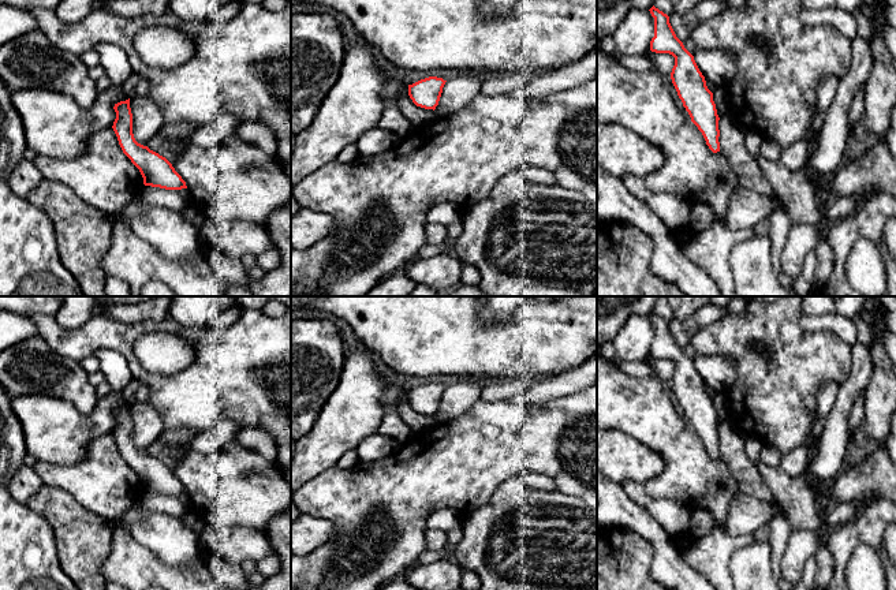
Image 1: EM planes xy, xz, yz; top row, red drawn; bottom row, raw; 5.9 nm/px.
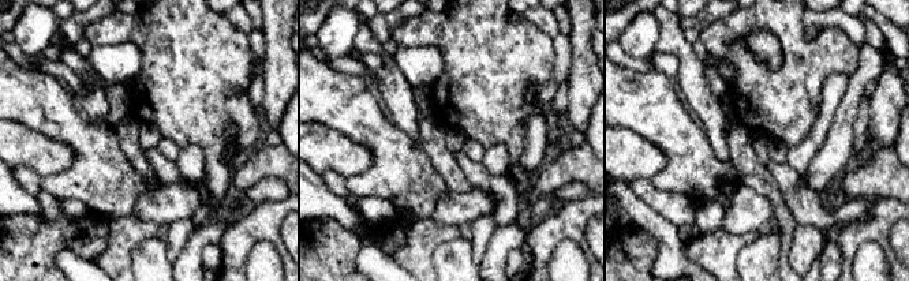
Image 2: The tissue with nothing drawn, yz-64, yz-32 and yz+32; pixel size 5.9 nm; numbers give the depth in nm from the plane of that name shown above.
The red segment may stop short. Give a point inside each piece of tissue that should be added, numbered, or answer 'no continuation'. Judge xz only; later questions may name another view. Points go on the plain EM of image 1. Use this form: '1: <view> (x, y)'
no continuation

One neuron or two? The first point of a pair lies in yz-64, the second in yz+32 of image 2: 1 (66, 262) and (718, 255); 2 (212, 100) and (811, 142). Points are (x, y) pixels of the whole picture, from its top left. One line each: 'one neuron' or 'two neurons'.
1: two neurons
2: two neurons

